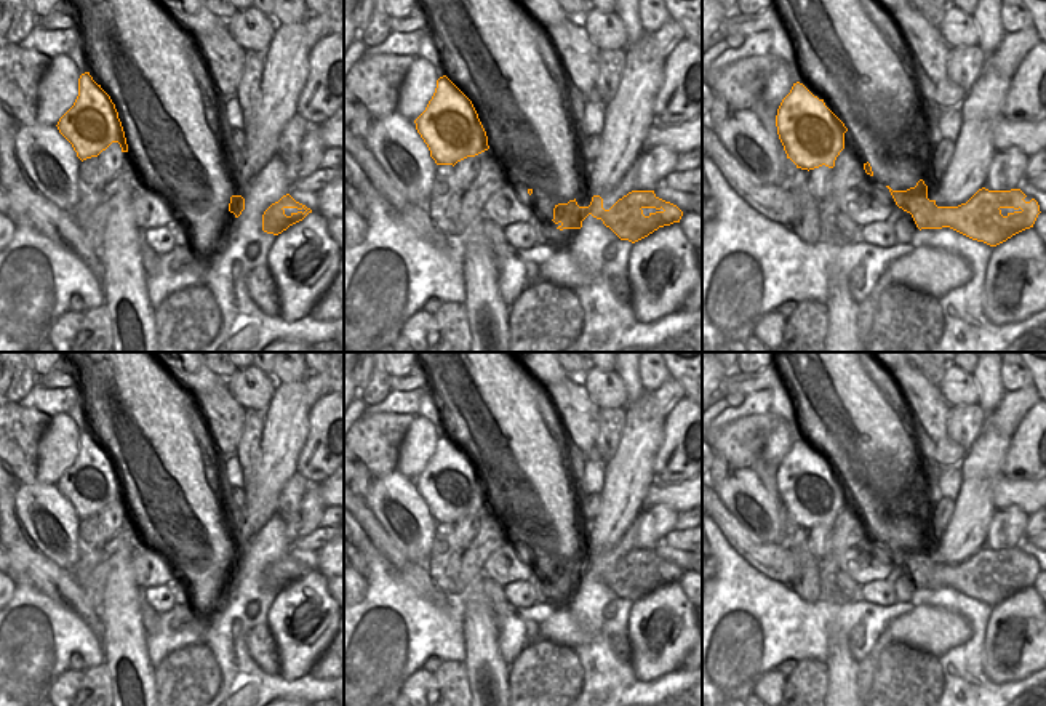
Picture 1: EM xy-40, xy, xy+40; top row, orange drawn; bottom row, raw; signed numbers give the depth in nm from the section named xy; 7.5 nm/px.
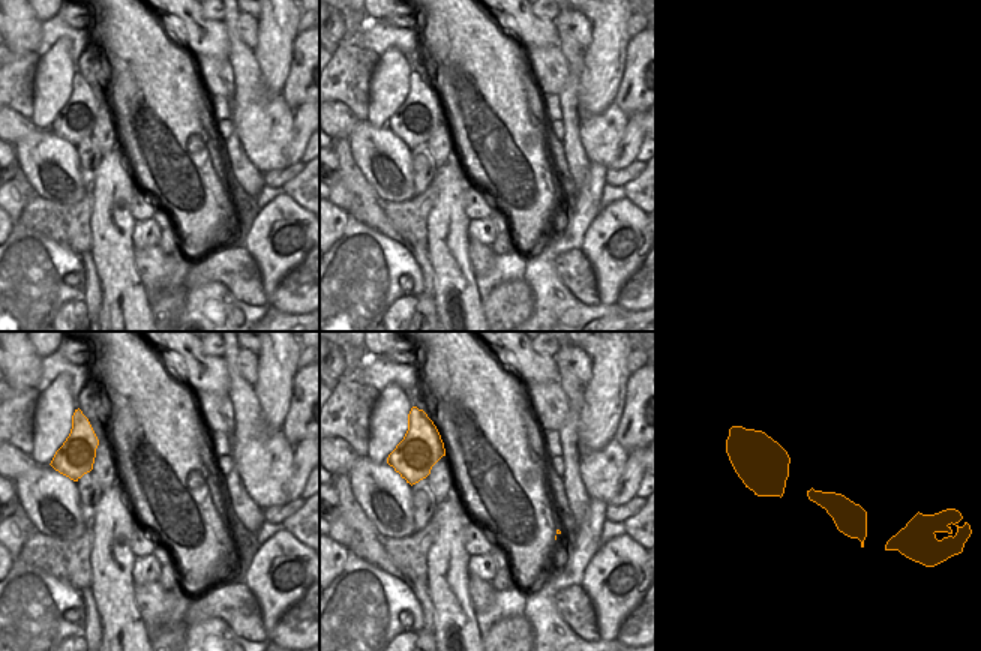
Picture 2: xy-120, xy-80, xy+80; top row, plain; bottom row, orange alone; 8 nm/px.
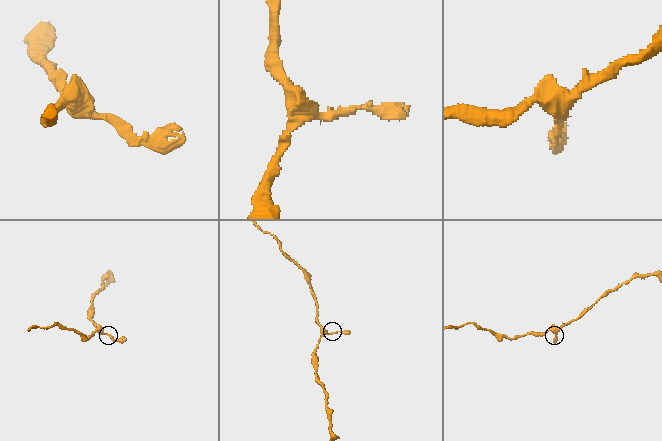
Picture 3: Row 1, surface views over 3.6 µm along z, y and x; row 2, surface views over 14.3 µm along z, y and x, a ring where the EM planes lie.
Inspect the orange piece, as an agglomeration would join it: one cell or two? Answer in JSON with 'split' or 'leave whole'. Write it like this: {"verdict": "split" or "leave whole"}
{"verdict": "leave whole"}

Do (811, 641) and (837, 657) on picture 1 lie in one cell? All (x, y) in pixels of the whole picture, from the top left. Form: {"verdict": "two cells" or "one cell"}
{"verdict": "two cells"}

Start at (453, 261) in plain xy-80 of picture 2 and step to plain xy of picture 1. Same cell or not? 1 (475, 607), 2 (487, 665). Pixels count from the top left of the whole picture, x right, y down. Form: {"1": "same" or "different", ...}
{"1": "same", "2": "same"}

